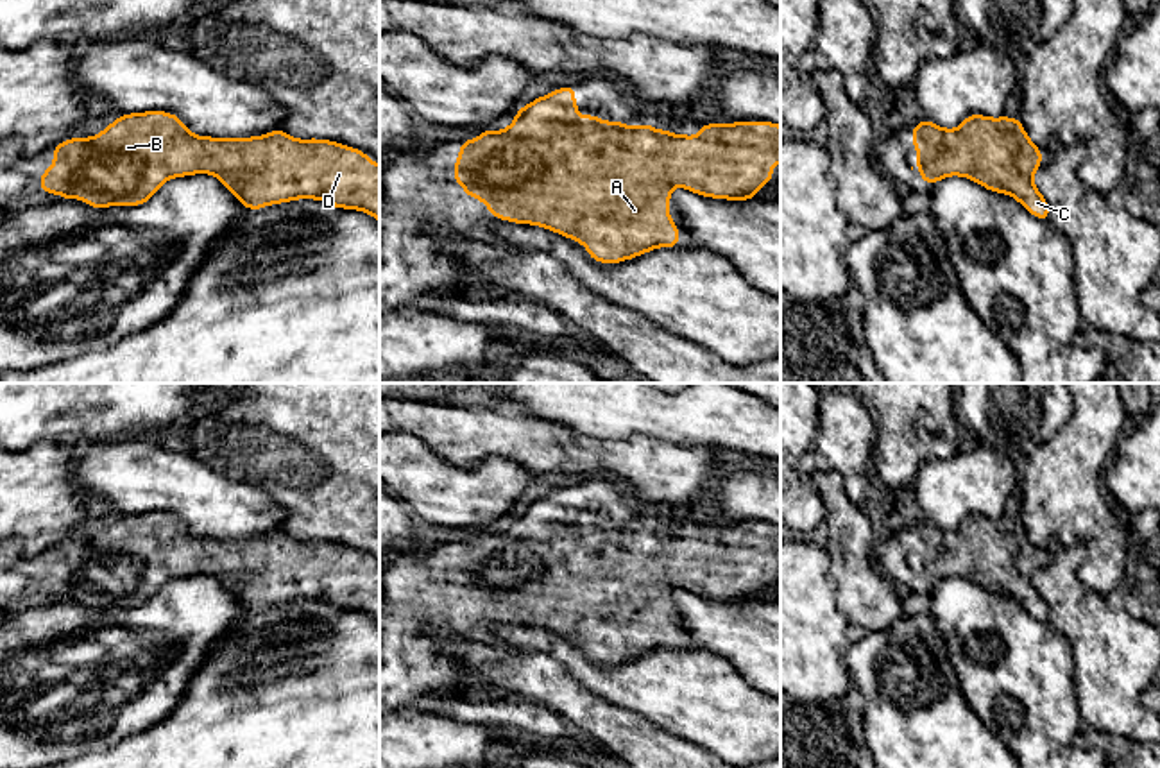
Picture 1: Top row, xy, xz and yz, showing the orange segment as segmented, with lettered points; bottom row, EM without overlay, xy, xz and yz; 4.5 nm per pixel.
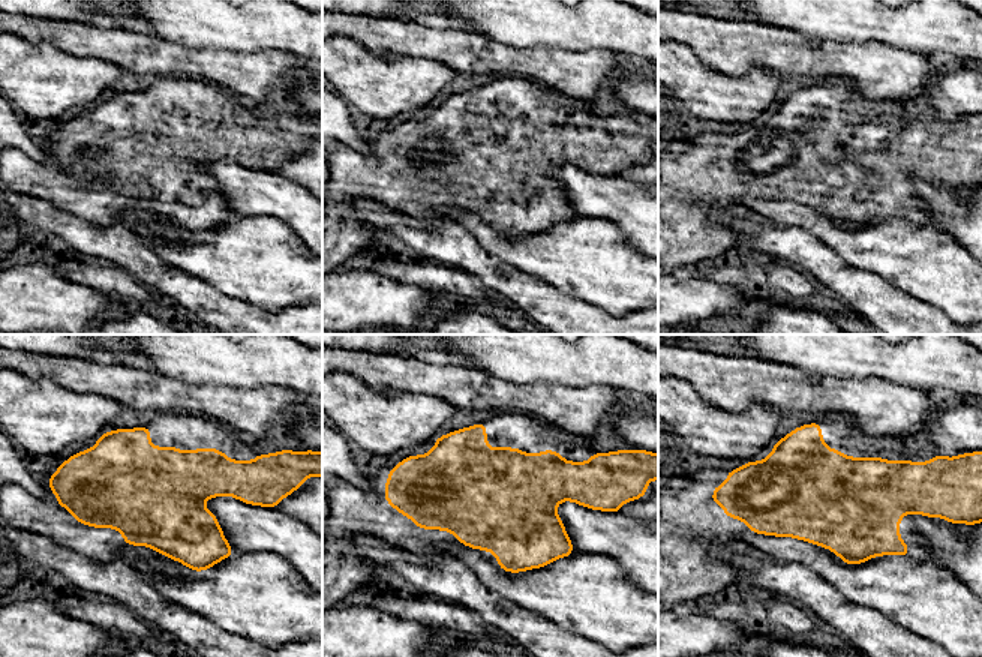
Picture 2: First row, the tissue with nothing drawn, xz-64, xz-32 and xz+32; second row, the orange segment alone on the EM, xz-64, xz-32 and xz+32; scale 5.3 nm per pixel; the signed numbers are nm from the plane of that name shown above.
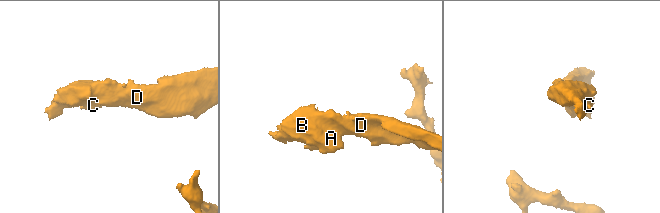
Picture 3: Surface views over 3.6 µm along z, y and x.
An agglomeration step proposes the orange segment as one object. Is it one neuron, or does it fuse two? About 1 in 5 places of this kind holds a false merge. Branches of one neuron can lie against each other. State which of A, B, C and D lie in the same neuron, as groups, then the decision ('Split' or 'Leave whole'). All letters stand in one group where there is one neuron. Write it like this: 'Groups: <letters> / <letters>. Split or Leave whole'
Groups: A B C D. Leave whole

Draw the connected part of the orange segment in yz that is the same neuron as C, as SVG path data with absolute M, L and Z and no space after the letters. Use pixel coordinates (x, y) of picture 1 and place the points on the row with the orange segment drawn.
M970 115L954 129L942 129L924 118L915 125L918 174L933 186L947 175L963 175L990 192L1017 199L1033 217L1049 220L1049 206L1033 184L1035 170L1044 163L1017 118Z

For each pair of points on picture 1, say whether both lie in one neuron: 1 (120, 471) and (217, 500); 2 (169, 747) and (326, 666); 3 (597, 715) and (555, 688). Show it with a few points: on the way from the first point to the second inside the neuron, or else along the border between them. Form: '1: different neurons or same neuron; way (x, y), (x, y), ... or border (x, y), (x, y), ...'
1: same neuron; way (144, 477), (194, 486)
2: same neuron; way (208, 747), (246, 747), (287, 706)
3: same neuron; way (586, 709), (566, 695)

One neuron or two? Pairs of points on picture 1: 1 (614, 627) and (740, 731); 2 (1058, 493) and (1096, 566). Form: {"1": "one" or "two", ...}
{"1": "two", "2": "one"}

